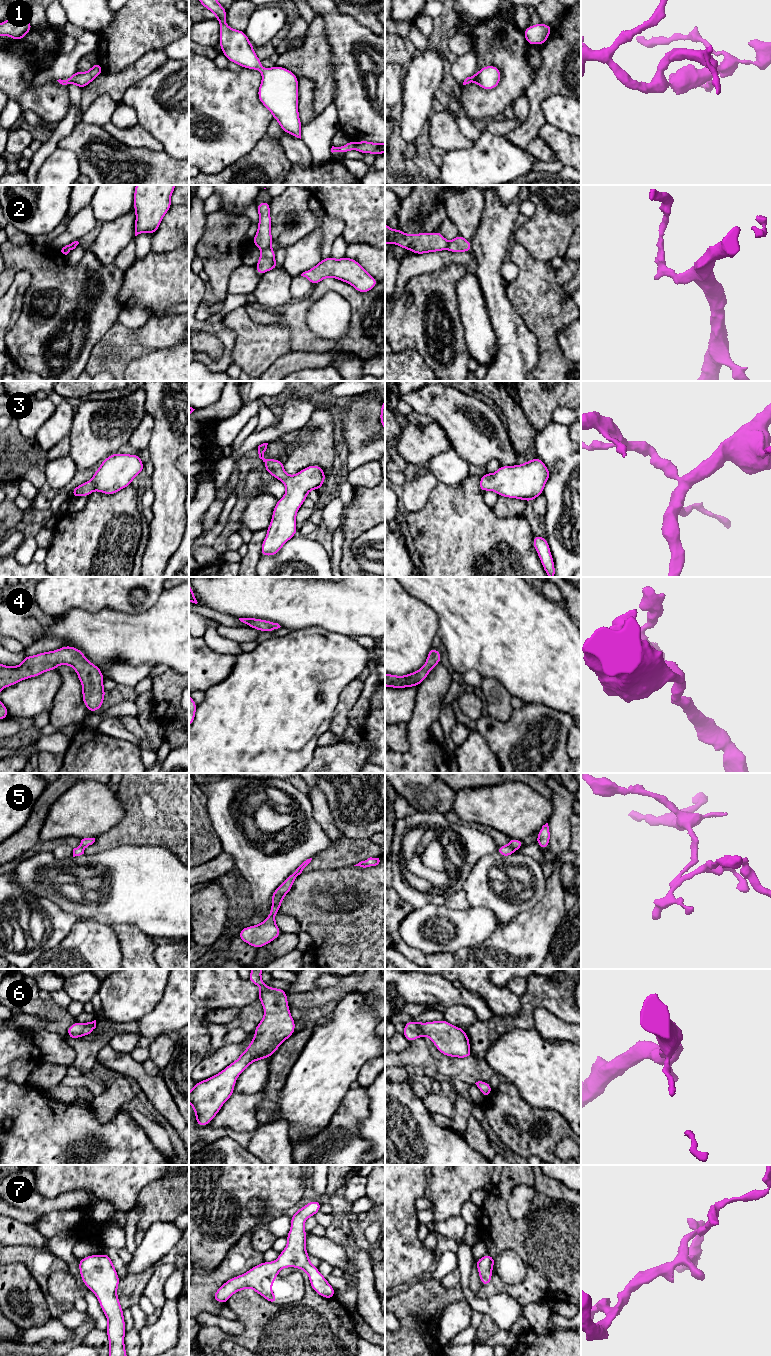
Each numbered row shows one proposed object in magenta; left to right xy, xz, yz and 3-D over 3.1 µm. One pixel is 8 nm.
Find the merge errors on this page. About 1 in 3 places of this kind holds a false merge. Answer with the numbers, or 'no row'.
2, 5

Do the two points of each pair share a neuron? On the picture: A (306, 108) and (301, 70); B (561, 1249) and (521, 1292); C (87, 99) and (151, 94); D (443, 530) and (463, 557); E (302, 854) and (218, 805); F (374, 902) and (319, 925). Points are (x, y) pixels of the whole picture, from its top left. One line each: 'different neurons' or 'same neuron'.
A: different neurons
B: same neuron
C: different neurons
D: same neuron
E: same neuron
F: same neuron

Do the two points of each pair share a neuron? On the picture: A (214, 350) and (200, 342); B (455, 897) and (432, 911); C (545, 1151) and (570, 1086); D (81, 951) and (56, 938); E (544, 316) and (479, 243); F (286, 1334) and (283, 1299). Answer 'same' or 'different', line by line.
A: same
B: different
C: different
D: different
E: different
F: different

